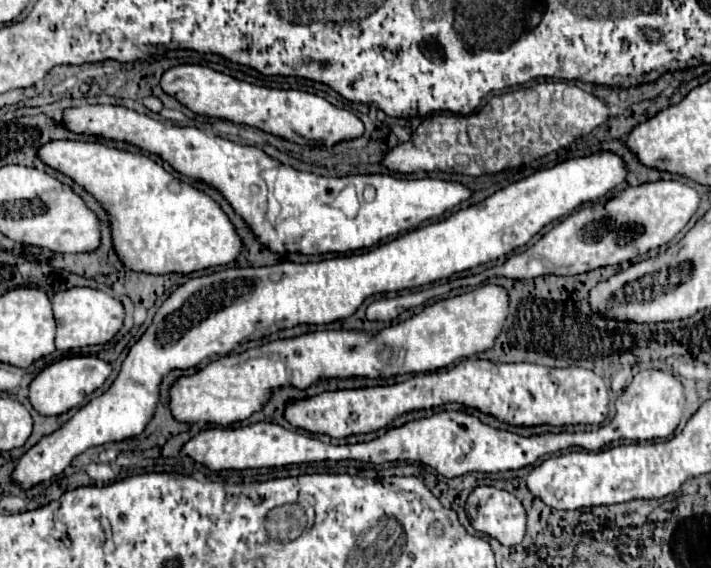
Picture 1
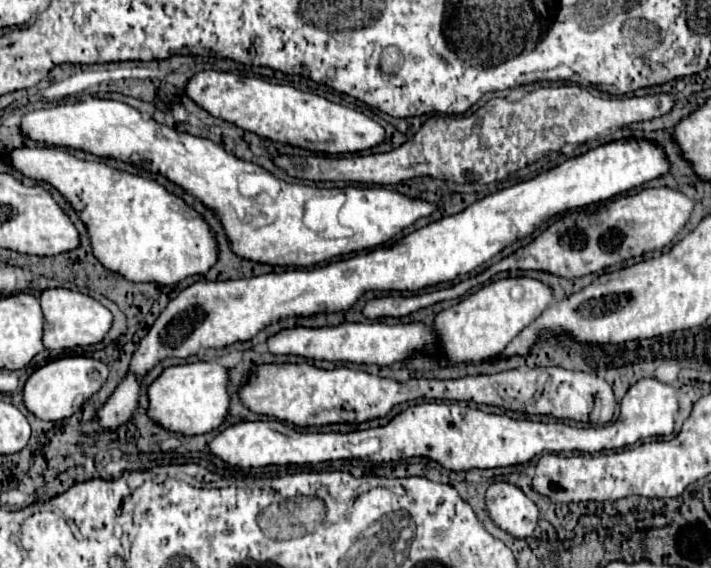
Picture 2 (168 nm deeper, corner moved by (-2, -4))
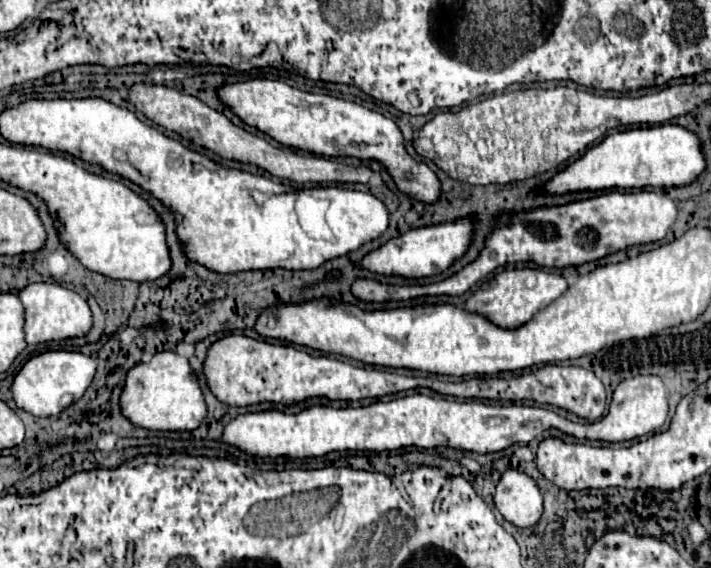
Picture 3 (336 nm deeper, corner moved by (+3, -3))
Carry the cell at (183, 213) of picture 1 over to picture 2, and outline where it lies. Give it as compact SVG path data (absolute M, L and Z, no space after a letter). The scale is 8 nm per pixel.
M64 147L14 149L14 153L10 153L10 163L26 177L40 179L56 187L72 203L80 219L86 223L90 243L98 261L102 261L106 269L114 269L114 273L122 275L128 281L152 281L158 285L174 285L190 275L206 273L218 261L220 247L216 241L216 233L208 227L206 219L198 211L194 211L188 203L184 203L180 197L166 191L154 179L118 171L100 161L76 159Z

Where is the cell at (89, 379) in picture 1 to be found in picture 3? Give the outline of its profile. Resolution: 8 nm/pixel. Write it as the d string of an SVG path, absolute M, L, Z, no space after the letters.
M53 350L33 356L25 362L25 366L17 372L11 392L17 408L33 414L33 416L57 416L63 412L69 404L79 400L83 392L89 388L93 376L95 376L97 362L91 356L85 356L81 352L69 352L69 350Z

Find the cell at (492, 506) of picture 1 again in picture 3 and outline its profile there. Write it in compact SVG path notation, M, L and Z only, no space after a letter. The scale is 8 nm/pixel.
M507 470L497 484L495 506L511 524L529 528L543 514L543 494L531 476L519 470Z

